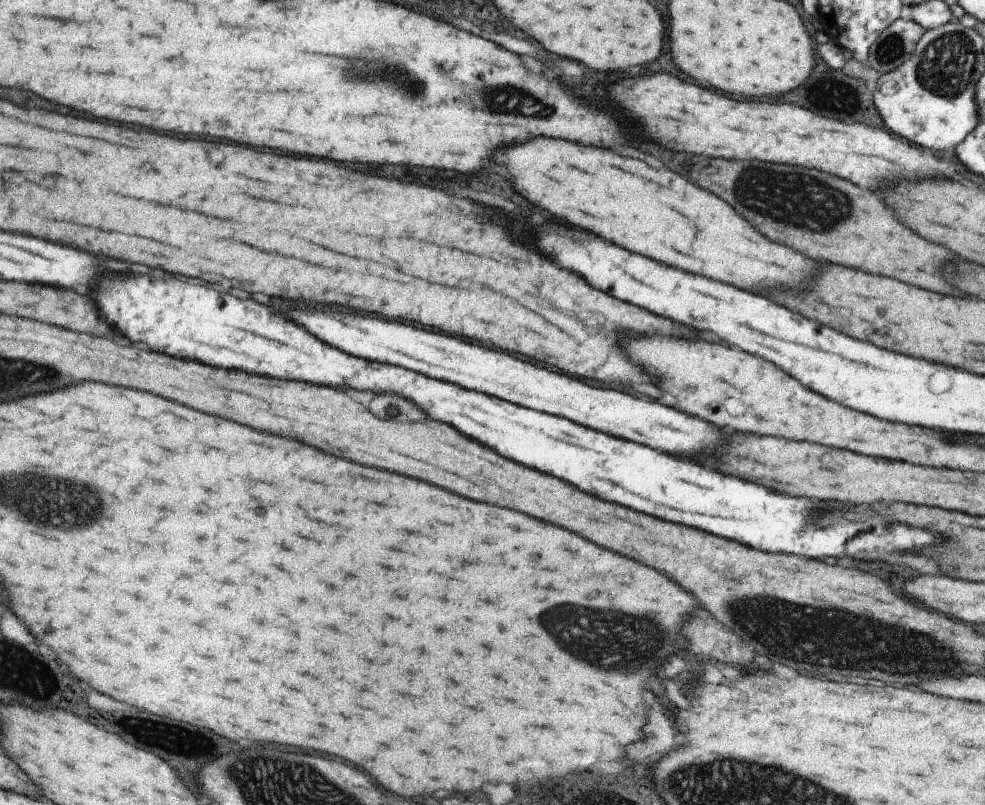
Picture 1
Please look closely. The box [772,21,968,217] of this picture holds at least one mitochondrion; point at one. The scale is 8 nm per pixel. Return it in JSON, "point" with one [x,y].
{"point":[890,49]}

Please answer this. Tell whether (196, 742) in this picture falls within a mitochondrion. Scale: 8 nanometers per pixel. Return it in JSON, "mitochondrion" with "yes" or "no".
{"mitochondrion":"yes"}

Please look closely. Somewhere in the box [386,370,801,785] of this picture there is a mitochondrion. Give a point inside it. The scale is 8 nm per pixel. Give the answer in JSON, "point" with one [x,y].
{"point":[618,641]}

